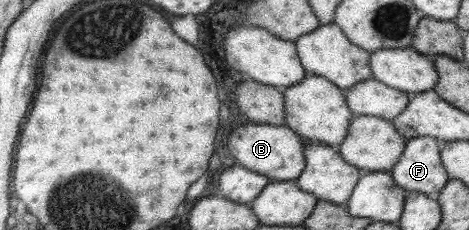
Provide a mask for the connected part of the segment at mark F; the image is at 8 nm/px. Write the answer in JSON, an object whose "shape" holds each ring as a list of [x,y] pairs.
{"shape":[[[428,136],[406,140],[404,151],[391,169],[394,184],[408,192],[438,193],[449,180],[440,159],[444,144],[444,140]]]}

